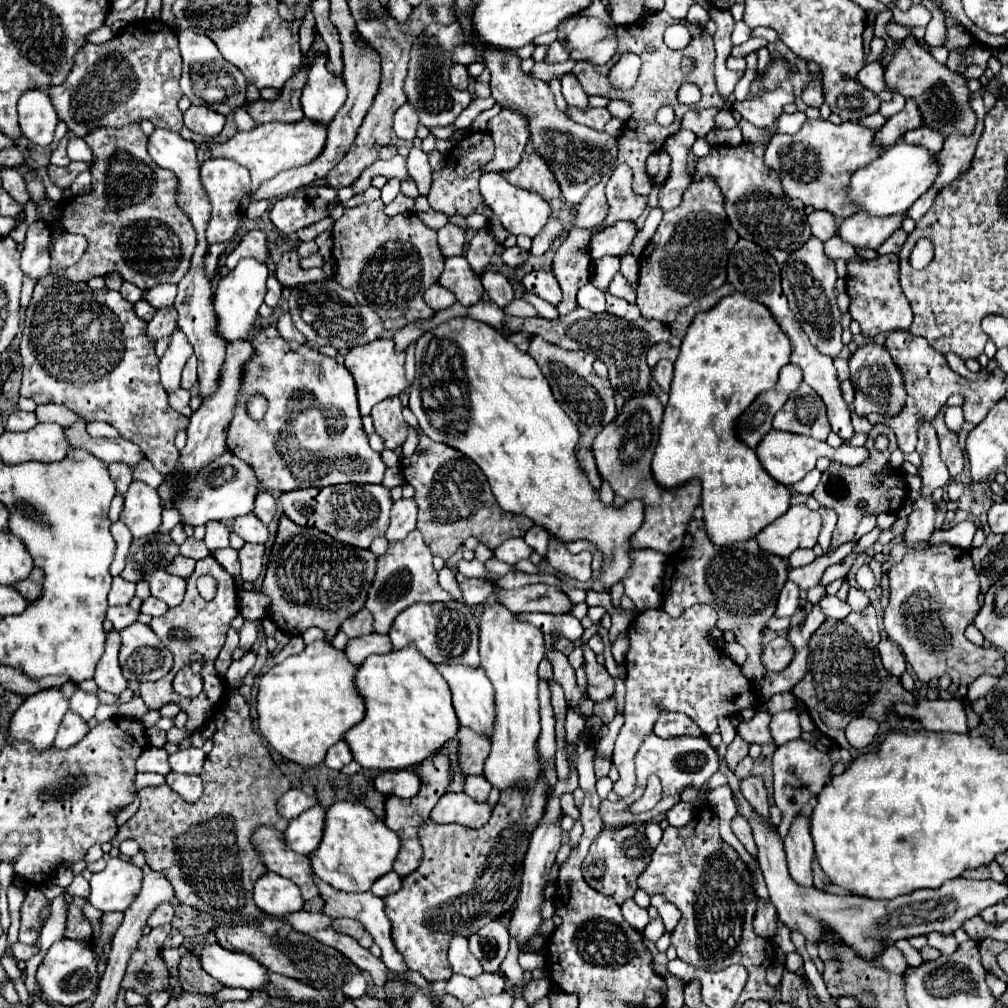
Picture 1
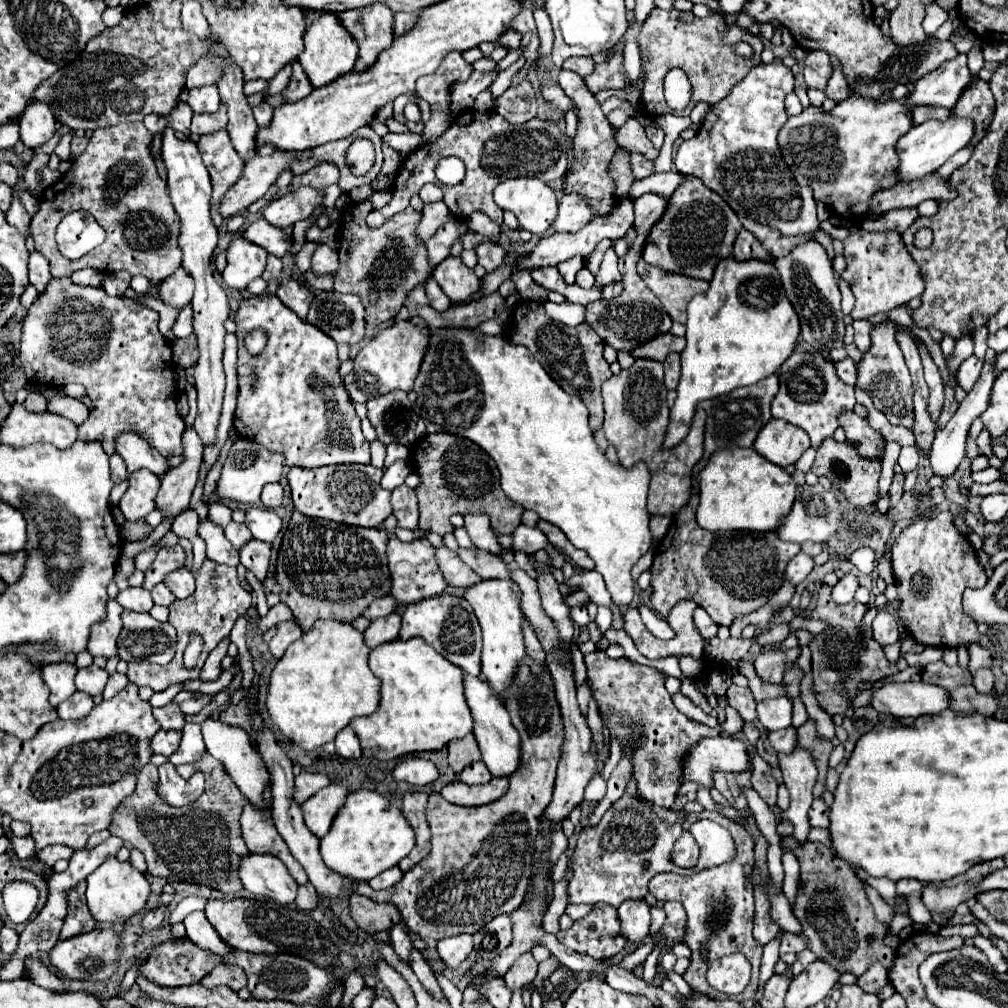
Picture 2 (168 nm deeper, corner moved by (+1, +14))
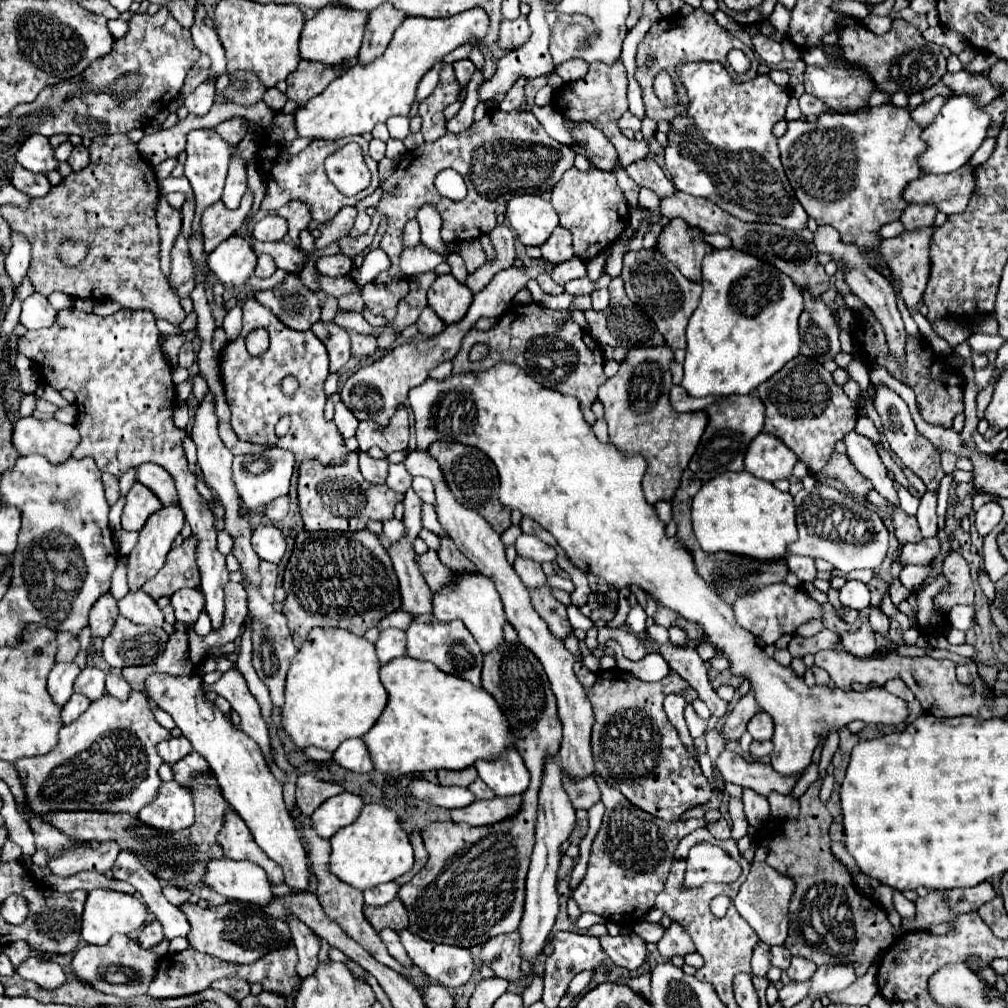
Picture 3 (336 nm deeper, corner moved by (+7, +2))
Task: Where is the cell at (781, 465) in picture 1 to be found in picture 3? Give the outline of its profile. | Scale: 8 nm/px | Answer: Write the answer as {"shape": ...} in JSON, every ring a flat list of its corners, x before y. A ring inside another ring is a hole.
{"shape":[[760,434,752,440,750,448,746,450,744,468,746,472,754,474,756,478,774,482,780,478,790,478,790,472,798,458,794,456,794,450,782,444,772,434]]}

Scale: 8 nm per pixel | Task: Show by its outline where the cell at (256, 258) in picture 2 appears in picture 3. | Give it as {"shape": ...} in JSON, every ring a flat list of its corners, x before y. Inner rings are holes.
{"shape":[[238,234,230,236,208,256,210,270,218,276,218,280,234,290,242,290,248,278,256,268,256,254,250,248,250,242]]}

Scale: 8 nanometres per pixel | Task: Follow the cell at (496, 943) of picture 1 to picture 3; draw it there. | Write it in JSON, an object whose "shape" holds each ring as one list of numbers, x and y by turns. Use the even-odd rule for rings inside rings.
{"shape":[[518,932,490,938,486,944,482,944,480,960,482,964,490,966,496,976,502,976,518,986,528,986,518,960]]}

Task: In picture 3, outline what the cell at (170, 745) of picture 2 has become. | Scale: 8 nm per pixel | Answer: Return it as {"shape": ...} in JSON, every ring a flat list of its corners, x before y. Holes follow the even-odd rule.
{"shape":[[184,736,164,740,164,742,160,742,156,748,158,748,158,756,160,756,166,764,170,764,170,766,172,766,174,762,178,762,180,758,184,758,186,754,192,752,192,744,190,744]]}

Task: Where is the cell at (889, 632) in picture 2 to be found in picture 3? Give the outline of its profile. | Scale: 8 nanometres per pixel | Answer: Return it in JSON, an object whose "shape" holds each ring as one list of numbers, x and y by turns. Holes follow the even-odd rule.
{"shape":[[876,608,876,610,872,610,872,612,870,612,870,624,872,624,874,634,888,636,888,630,890,630,890,620,888,620,888,616,886,616,880,608]]}

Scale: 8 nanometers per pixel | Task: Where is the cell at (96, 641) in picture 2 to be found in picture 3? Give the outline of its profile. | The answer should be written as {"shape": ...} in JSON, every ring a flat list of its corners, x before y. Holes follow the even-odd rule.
{"shape":[[112,594,102,596,102,600,98,600,98,604,94,604,94,608,90,610,90,632,92,638,106,638,110,634,110,630,114,628,114,622,118,618,118,608,116,608,116,600,112,598]]}

